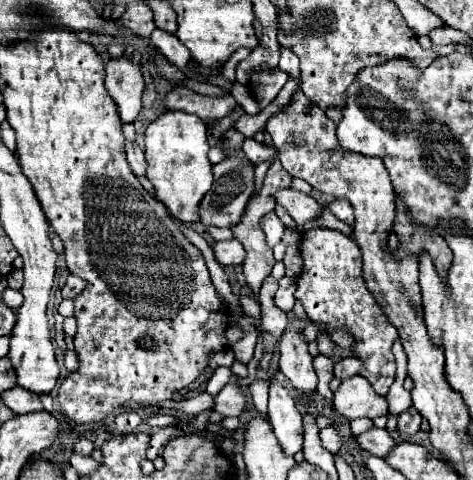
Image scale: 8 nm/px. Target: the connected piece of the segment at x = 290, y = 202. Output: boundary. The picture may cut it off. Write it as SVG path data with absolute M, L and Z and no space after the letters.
M286 188L286 190L278 192L276 202L288 210L288 214L292 216L292 220L296 224L312 222L322 214L322 206L312 196L302 194L298 190L292 190L292 188Z

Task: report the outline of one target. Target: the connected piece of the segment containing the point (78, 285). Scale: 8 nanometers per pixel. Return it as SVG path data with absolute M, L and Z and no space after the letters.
M70 274L68 280L66 280L66 286L62 288L62 296L72 300L72 298L78 296L82 290L84 290L84 280L82 280L82 278L76 278L74 274Z

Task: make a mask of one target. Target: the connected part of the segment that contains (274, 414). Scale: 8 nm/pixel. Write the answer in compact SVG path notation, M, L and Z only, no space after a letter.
M278 380L270 382L268 418L280 446L288 456L294 456L298 450L302 450L302 416L296 410L290 392Z

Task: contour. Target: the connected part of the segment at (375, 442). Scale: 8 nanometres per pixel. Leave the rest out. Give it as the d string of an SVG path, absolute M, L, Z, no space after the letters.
M370 428L368 432L358 436L358 442L364 450L368 450L380 458L384 458L386 452L390 452L390 448L394 448L394 440L390 438L390 434L384 428Z

